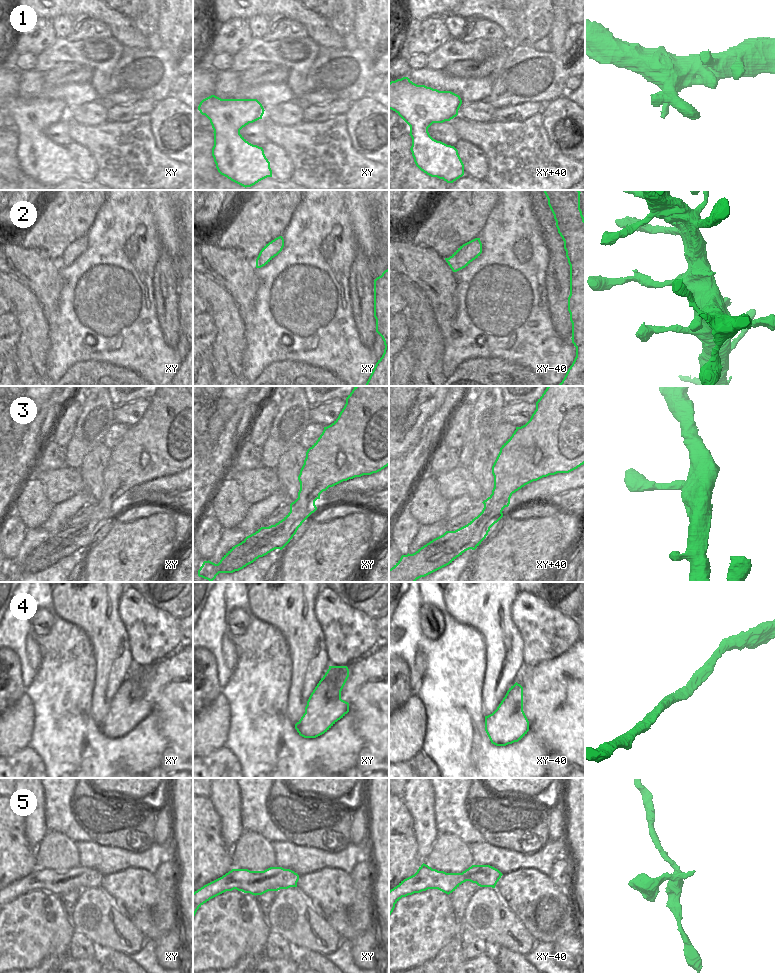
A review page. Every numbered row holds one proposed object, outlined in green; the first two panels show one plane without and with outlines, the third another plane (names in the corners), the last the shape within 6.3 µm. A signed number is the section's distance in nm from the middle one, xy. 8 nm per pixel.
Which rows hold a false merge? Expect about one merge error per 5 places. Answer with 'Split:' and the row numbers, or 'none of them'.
Split: none of them

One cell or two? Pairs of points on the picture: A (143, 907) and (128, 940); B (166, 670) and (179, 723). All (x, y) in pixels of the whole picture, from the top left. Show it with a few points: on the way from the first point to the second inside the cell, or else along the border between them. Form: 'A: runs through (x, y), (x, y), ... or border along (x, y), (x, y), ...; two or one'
A: border along (117, 910), (145, 938); two
B: runs through (164, 683), (164, 687), (179, 702), (179, 710); one

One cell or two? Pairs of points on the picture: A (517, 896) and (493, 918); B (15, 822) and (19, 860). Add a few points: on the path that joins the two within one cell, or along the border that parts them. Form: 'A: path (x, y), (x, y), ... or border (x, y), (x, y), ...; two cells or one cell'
A: border (493, 888), (504, 904), (522, 923); two cells
B: path (14, 831), (18, 837), (18, 851); one cell

